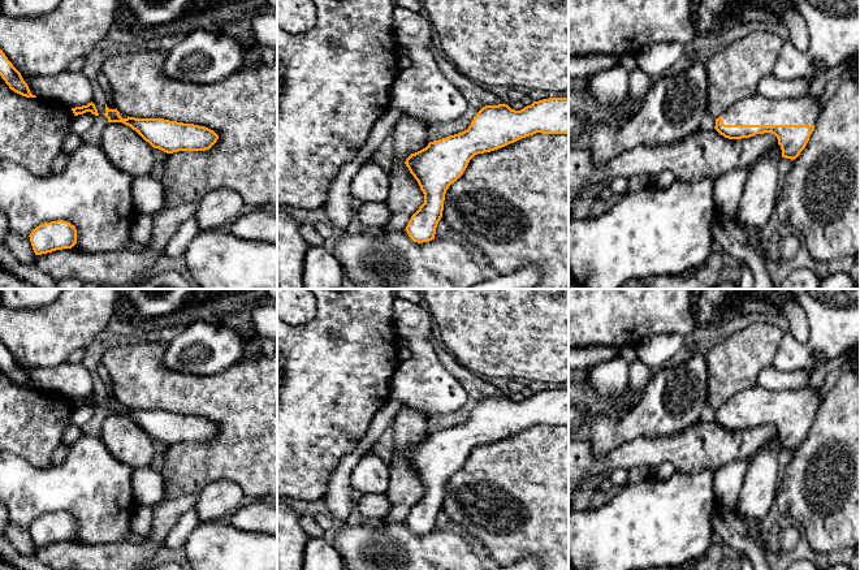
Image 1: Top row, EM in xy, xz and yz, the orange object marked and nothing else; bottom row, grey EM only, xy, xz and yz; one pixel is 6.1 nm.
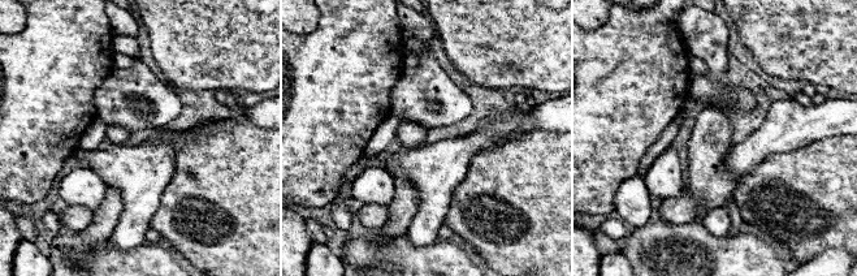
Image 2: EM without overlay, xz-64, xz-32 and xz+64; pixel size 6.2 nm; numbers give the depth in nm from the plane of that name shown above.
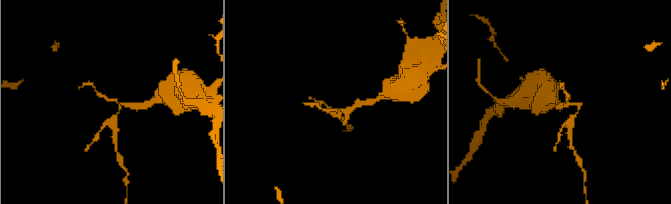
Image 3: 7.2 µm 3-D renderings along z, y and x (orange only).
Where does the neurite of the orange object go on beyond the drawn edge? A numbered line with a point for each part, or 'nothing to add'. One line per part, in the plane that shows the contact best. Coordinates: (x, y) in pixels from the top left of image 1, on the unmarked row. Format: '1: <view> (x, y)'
1: yz (756, 401)

